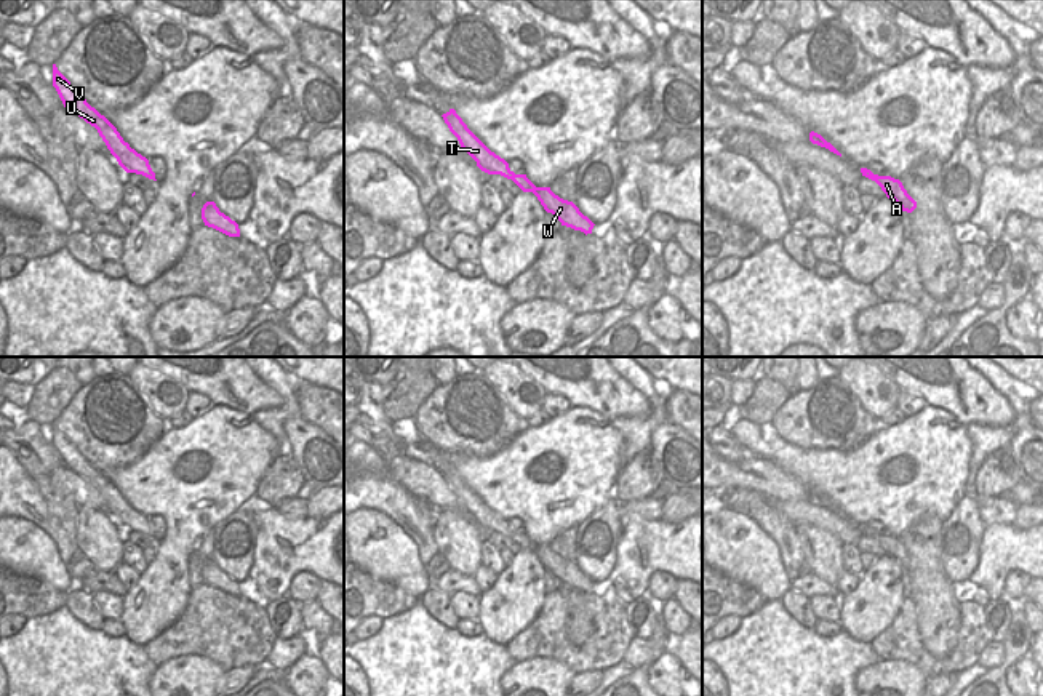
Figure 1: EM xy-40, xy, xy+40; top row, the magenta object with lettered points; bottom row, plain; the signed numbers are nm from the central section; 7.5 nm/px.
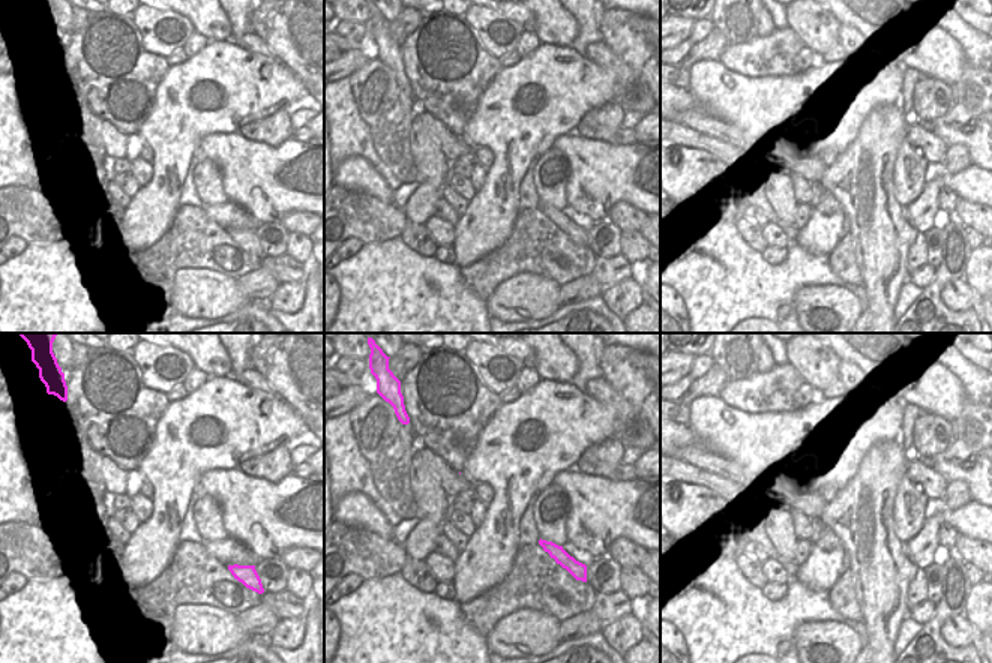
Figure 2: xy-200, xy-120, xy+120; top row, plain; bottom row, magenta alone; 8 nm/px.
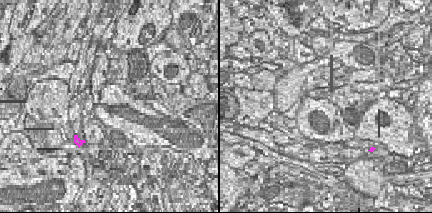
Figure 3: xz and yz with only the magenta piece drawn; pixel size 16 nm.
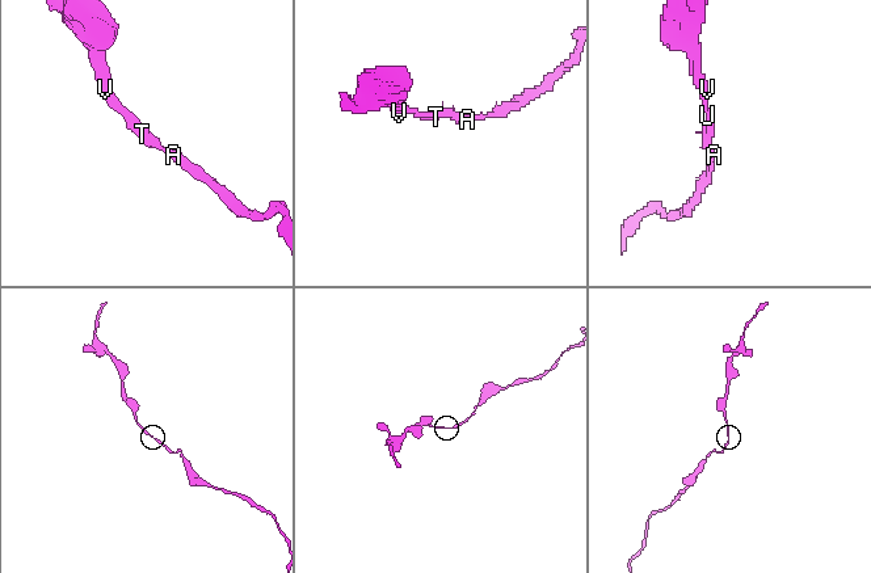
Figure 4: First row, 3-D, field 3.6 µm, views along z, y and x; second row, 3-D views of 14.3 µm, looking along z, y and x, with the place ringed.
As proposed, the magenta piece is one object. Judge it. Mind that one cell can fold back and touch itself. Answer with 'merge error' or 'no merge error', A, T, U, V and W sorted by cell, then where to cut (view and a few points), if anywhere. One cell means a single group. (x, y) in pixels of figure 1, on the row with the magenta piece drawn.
no merge error; A T U V W; no cut

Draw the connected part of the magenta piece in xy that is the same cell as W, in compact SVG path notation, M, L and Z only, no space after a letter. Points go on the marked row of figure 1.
M454 109L442 115L450 131L458 138L461 149L464 149L475 162L477 166L488 174L501 174L512 179L523 192L533 192L544 210L552 213L561 226L581 230L585 235L592 234L593 222L584 216L579 208L568 200L555 195L550 187L536 187L526 174L515 174L509 163L491 152L462 122Z

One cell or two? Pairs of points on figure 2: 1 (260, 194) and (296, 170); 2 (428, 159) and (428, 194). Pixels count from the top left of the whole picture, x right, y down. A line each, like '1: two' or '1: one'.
1: one
2: two

